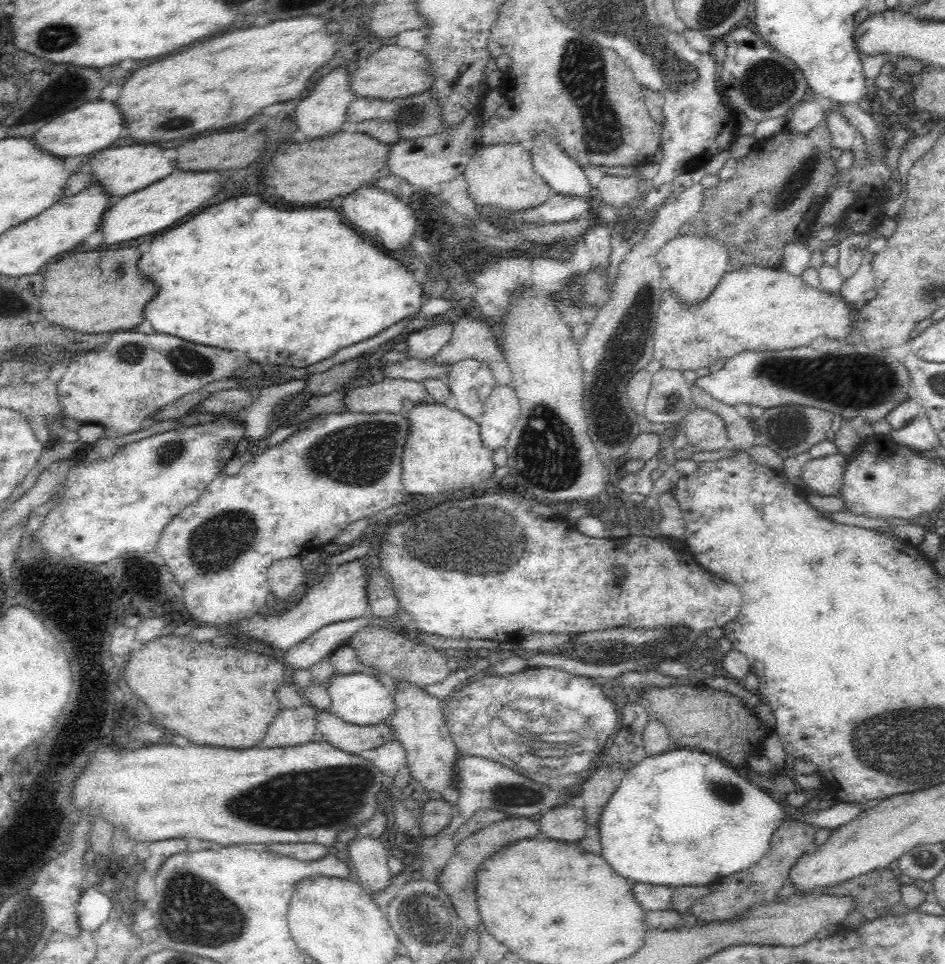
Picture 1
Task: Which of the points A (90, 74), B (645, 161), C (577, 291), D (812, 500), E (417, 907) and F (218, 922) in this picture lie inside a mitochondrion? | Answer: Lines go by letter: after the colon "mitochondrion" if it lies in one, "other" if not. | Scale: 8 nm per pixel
A: other
B: other
C: mitochondrion
D: other
E: mitochondrion
F: mitochondrion

